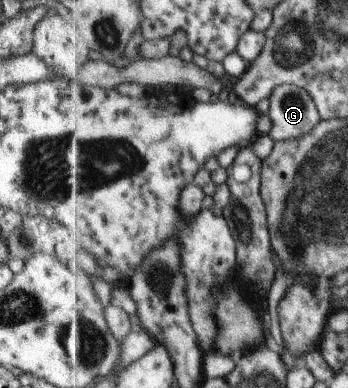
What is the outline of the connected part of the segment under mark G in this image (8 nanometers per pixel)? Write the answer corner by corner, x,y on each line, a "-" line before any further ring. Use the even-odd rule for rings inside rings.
282,85
273,91
269,102
267,114
273,122
269,135
275,142
300,139
321,123
320,111
302,87

